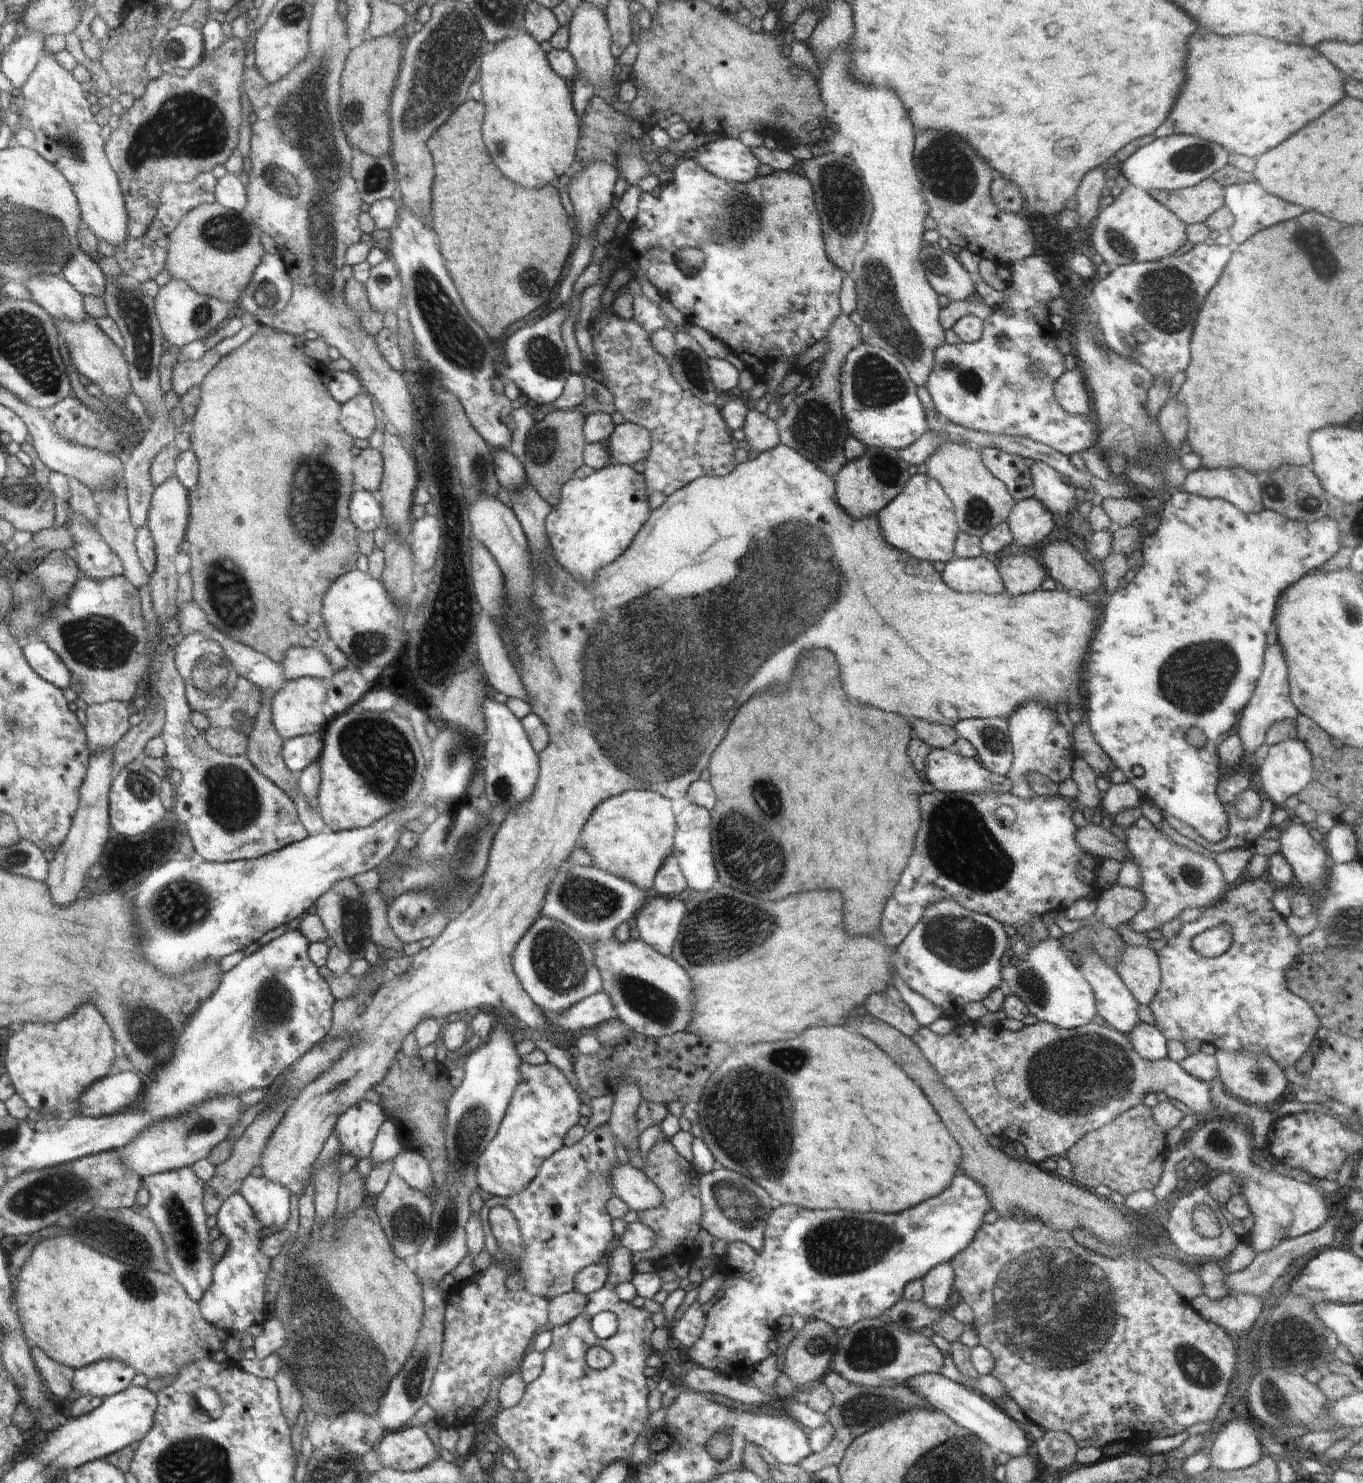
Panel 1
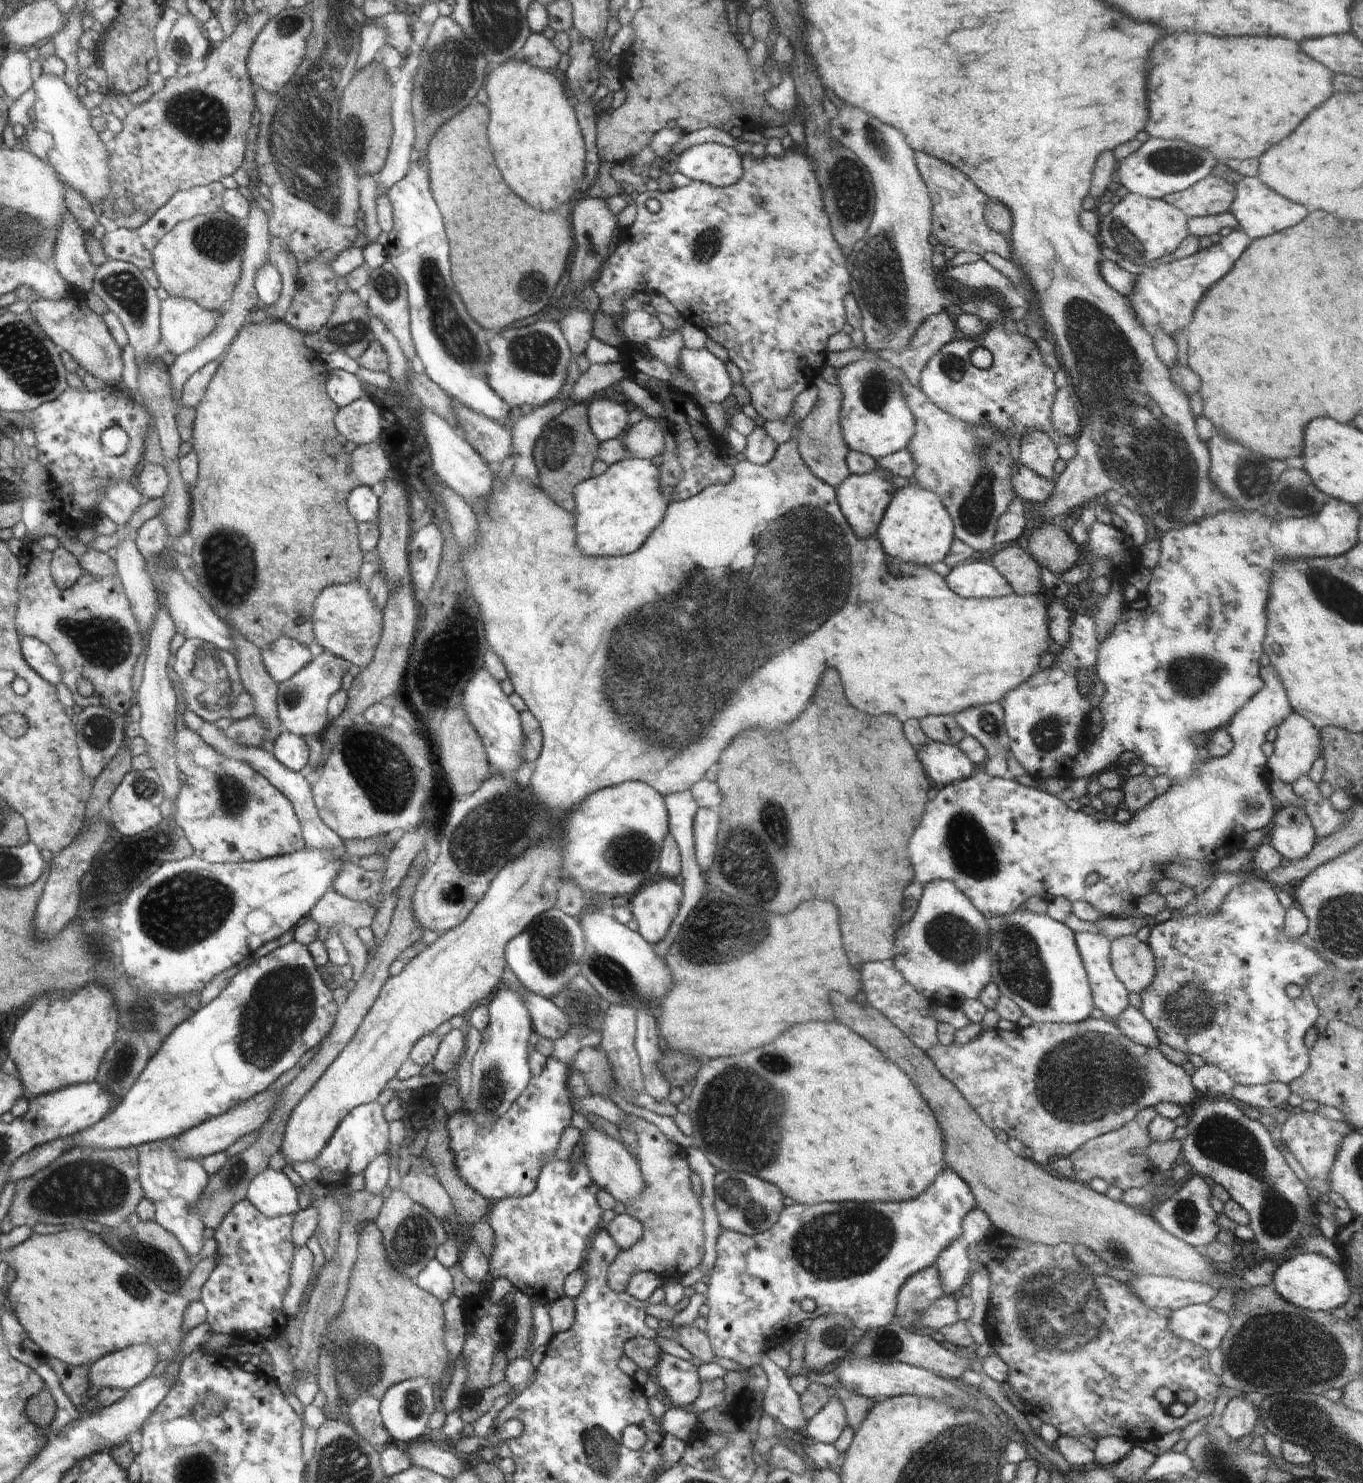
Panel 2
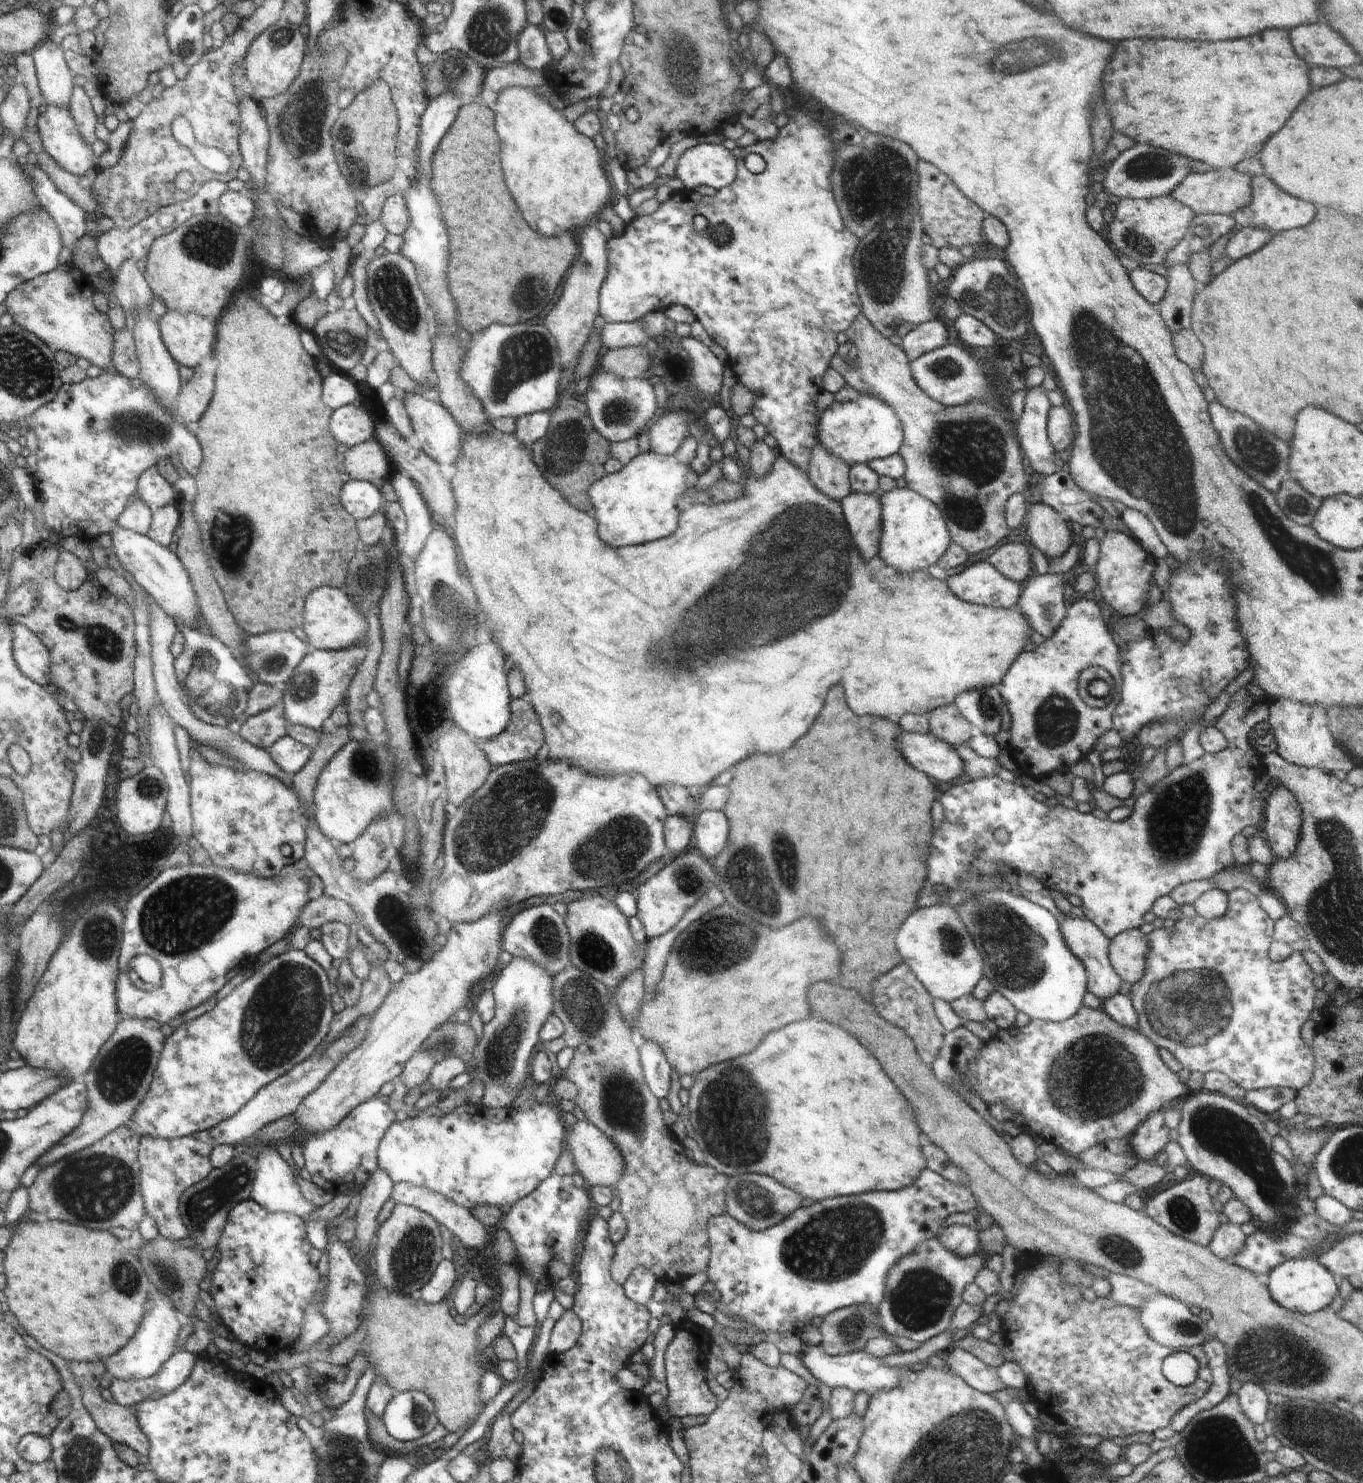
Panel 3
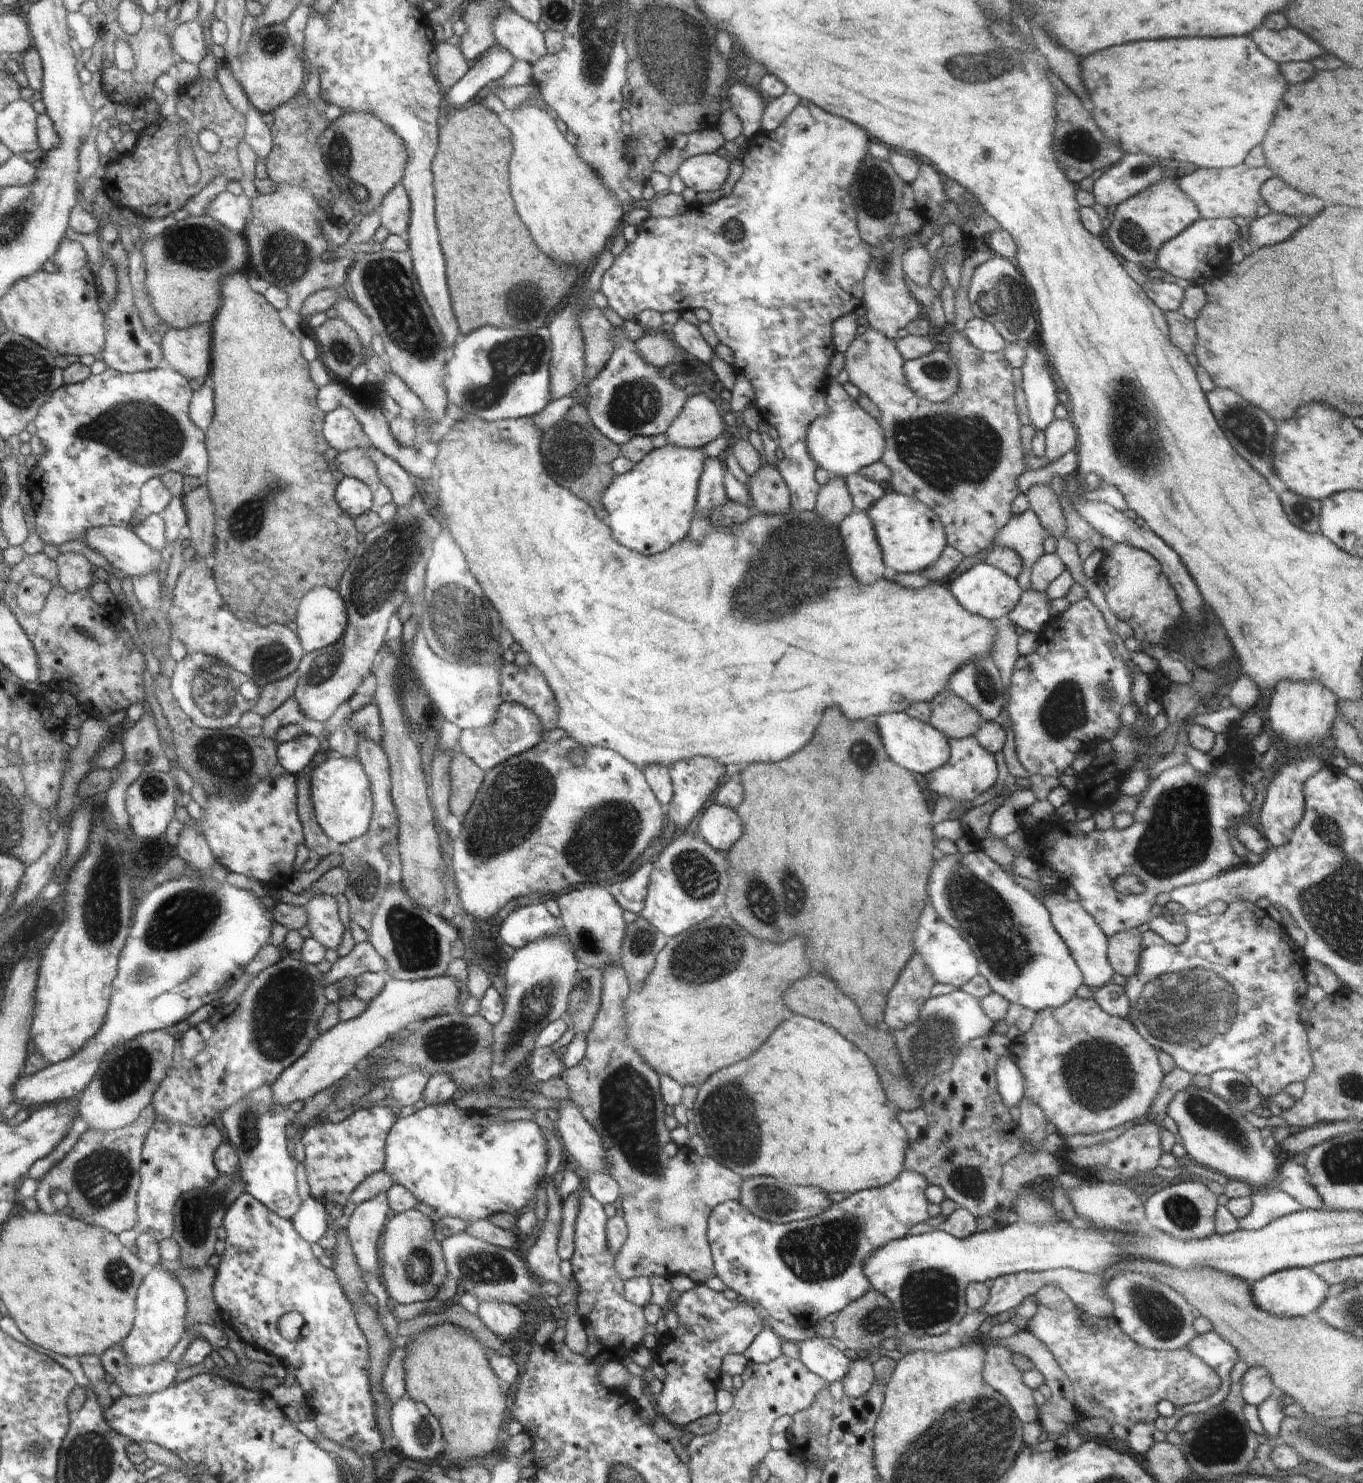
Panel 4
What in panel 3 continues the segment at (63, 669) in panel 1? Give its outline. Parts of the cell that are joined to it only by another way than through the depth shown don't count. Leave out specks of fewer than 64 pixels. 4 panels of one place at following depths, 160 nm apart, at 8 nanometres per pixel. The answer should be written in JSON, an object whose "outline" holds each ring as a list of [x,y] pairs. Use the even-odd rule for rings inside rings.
{"outline":[[[21,623],[11,624],[14,634],[14,658],[19,670],[39,686],[50,684],[50,652],[38,635]]]}

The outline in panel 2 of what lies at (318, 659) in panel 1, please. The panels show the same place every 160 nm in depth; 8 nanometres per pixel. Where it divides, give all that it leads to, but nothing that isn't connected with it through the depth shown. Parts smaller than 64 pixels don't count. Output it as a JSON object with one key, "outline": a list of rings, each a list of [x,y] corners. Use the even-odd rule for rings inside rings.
{"outline":[[[278,638],[268,650],[261,650],[266,671],[276,683],[288,681],[312,662],[312,652],[298,640]]]}

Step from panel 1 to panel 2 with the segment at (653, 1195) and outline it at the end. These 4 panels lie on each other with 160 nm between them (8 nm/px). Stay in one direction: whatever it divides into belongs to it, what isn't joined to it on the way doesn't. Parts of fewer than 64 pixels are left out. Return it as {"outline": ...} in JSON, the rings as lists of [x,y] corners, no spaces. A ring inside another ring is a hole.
{"outline":[[[590,1127],[584,1140],[584,1154],[586,1166],[590,1168],[591,1178],[600,1186],[600,1189],[606,1190],[617,1203],[628,1204],[643,1190],[643,1177],[638,1162],[631,1156],[631,1153],[612,1136],[606,1133],[598,1132]]]}

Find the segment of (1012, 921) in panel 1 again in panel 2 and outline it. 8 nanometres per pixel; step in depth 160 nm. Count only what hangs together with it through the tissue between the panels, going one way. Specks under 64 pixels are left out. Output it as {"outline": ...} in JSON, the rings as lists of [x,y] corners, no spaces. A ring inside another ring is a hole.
{"outline":[[[1271,663],[1259,670],[1260,678],[1264,682],[1264,687],[1255,695],[1252,699],[1249,699],[1236,713],[1235,716],[1230,718],[1224,728],[1229,733],[1231,740],[1233,741],[1233,750],[1222,757],[1209,757],[1205,754],[1202,756],[1202,760],[1199,762],[1199,769],[1195,774],[1195,777],[1189,777],[1187,781],[1179,781],[1178,783],[1172,783],[1168,790],[1164,794],[1156,797],[1155,800],[1148,804],[1143,810],[1133,814],[1133,818],[1126,823],[1116,823],[1112,818],[1106,818],[1105,820],[1098,821],[1094,816],[1087,816],[1082,811],[1072,811],[1067,807],[1064,801],[1056,796],[1046,792],[1042,792],[1036,788],[1025,787],[1017,783],[1012,777],[992,777],[986,772],[978,772],[974,776],[970,776],[964,782],[957,782],[954,785],[947,785],[944,788],[939,788],[938,798],[934,802],[930,802],[926,806],[926,816],[920,820],[920,826],[916,828],[914,836],[910,838],[910,862],[914,866],[914,882],[904,890],[904,898],[910,898],[910,900],[920,900],[922,896],[922,888],[924,884],[928,884],[930,880],[943,880],[952,882],[957,890],[960,890],[961,894],[964,894],[965,898],[976,907],[976,909],[985,918],[994,915],[1008,915],[1015,912],[1017,909],[1024,907],[1027,899],[1038,896],[1046,902],[1050,902],[1052,899],[1057,897],[1066,898],[1070,903],[1076,901],[1084,901],[1096,911],[1098,911],[1102,917],[1111,917],[1114,919],[1124,919],[1130,917],[1130,914],[1137,909],[1137,901],[1142,896],[1148,895],[1153,892],[1153,885],[1163,879],[1163,867],[1169,864],[1170,858],[1179,858],[1181,864],[1188,863],[1190,858],[1194,860],[1204,860],[1208,858],[1213,862],[1220,862],[1229,855],[1234,855],[1244,846],[1245,833],[1251,830],[1259,830],[1266,827],[1274,819],[1277,802],[1272,796],[1269,785],[1270,785],[1270,774],[1268,773],[1267,758],[1268,756],[1263,753],[1263,745],[1265,744],[1265,737],[1267,732],[1272,728],[1277,728],[1281,725],[1289,715],[1294,711],[1289,704],[1287,695],[1285,694],[1283,685],[1279,680],[1279,675],[1276,675],[1274,667]]]}

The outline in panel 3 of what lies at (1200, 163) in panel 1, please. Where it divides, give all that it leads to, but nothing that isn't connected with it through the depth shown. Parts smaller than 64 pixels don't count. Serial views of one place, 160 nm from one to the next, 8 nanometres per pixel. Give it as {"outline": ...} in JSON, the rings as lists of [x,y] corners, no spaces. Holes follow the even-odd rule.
{"outline":[[[1136,143],[1129,150],[1122,152],[1106,170],[1103,181],[1105,192],[1120,198],[1143,200],[1168,196],[1192,172],[1190,162],[1192,160],[1184,158],[1184,154],[1164,150],[1152,144]]]}

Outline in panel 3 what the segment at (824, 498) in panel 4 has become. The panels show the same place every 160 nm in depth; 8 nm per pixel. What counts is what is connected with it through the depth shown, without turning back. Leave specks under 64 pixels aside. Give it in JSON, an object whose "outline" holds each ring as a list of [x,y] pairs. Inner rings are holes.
{"outline":[[[816,438],[816,448],[812,450],[807,476],[824,496],[840,501],[850,494],[849,469],[850,465],[826,452],[826,448]]]}

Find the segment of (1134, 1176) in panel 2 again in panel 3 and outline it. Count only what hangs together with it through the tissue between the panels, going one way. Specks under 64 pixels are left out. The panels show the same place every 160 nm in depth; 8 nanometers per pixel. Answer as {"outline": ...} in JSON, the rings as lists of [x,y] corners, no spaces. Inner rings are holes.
{"outline":[[[1128,1137],[1100,1142],[1078,1158],[1087,1168],[1109,1171],[1118,1176],[1132,1170],[1138,1162],[1138,1156],[1132,1150]]]}

